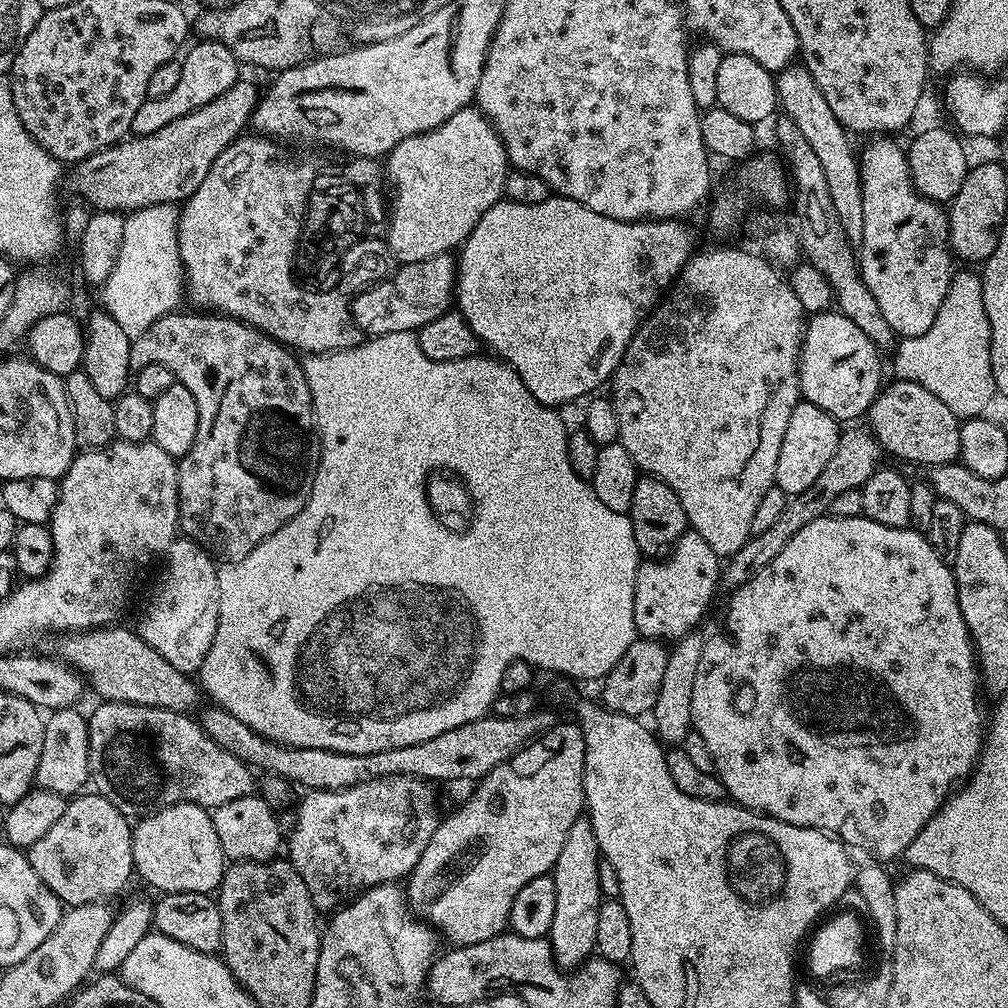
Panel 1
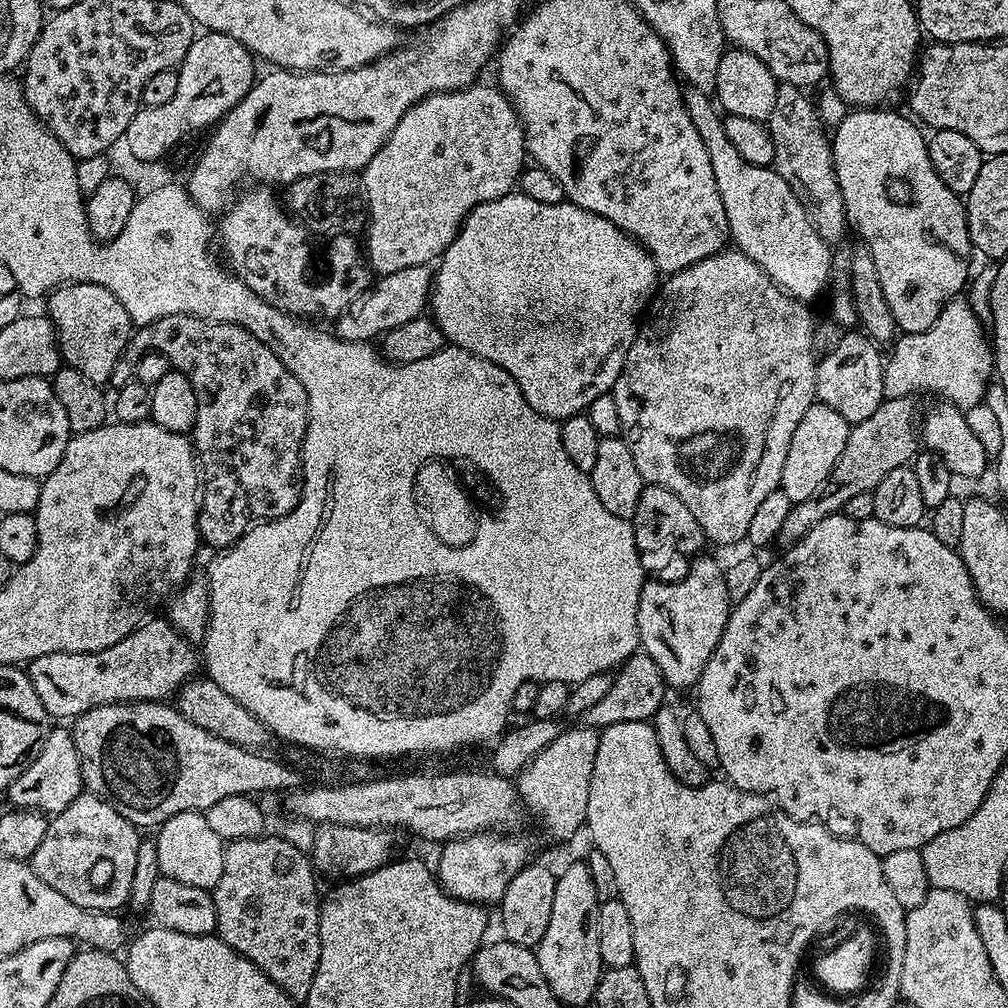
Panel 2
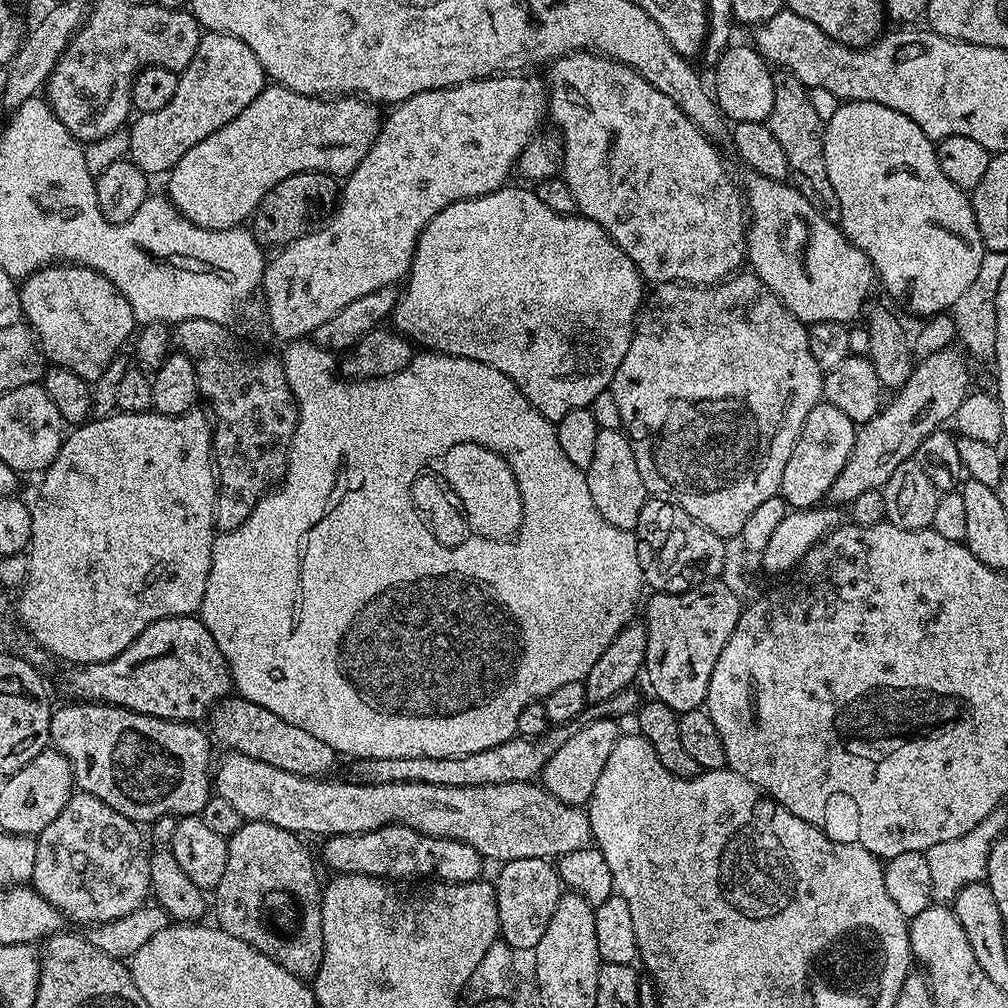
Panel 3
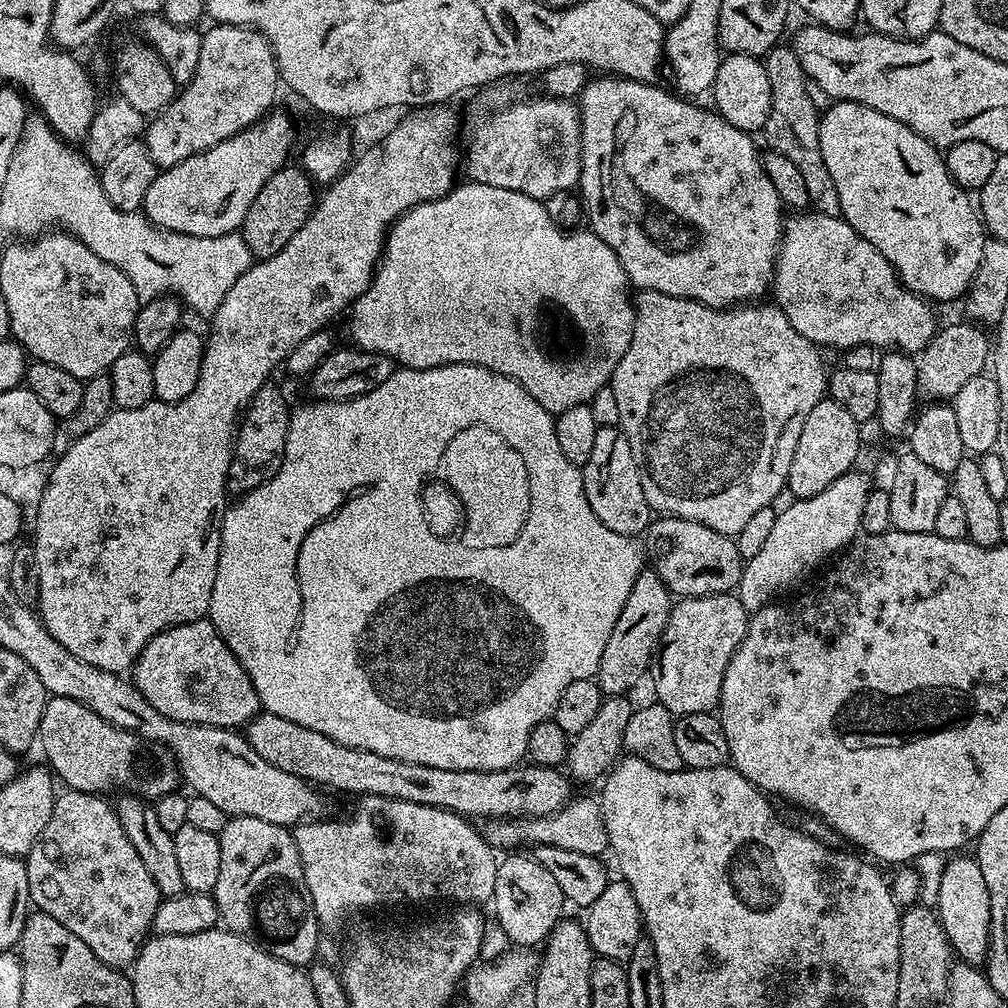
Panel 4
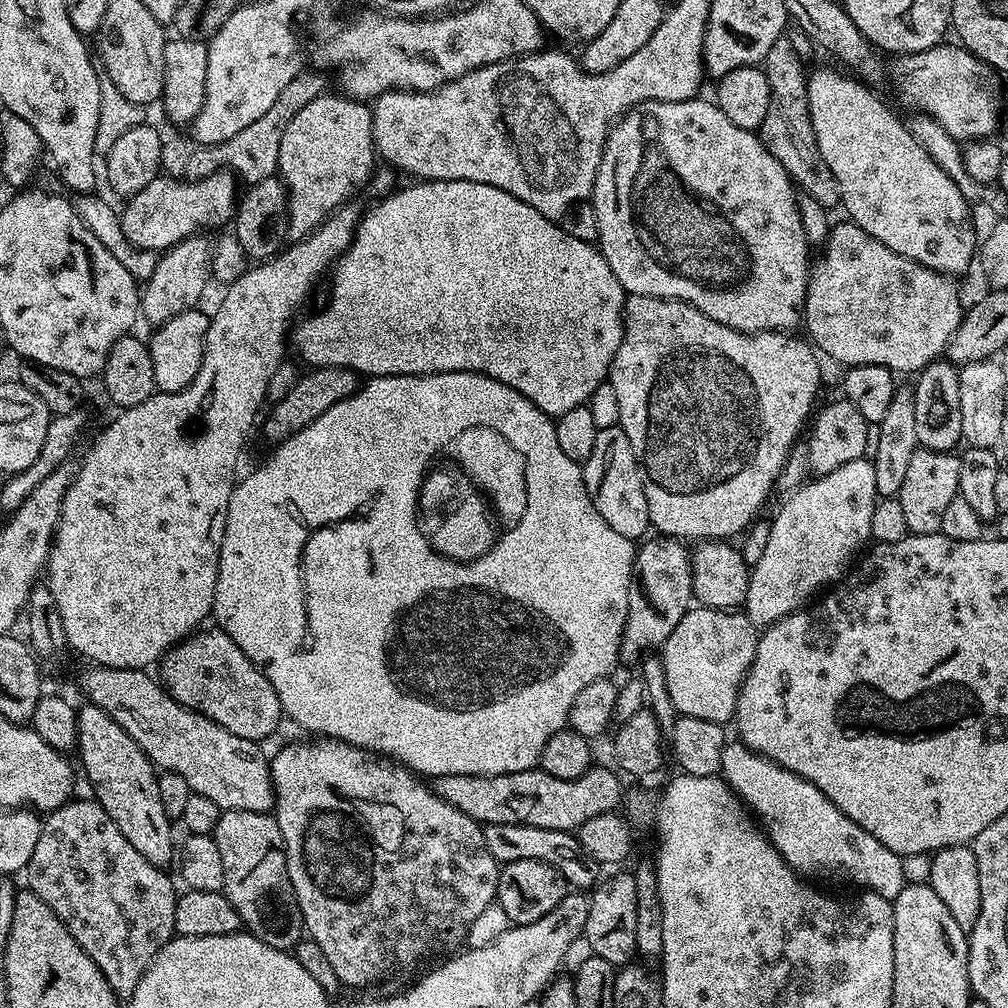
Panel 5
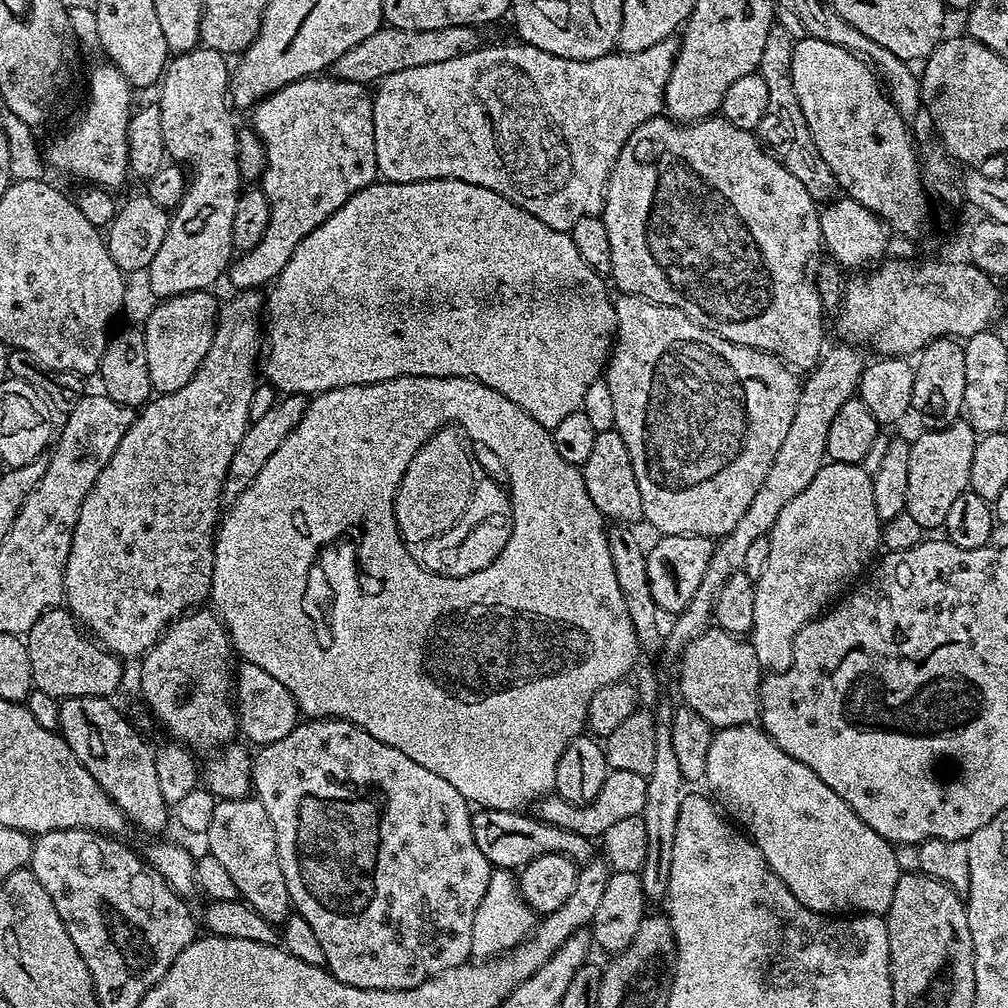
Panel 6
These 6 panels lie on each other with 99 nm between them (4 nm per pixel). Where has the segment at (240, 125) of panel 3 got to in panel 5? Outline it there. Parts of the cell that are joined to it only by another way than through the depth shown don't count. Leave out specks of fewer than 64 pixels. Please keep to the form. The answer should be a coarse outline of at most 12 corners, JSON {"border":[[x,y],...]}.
{"border":[[161,174],[127,197],[122,234],[163,253],[233,219],[237,177]]}

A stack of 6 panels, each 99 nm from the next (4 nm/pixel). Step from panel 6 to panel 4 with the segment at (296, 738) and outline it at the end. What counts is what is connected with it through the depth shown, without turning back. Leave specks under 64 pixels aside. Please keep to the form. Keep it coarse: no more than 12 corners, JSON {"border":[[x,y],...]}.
{"border":[[362,796],[294,828],[325,933],[351,912],[484,906],[471,819]]}

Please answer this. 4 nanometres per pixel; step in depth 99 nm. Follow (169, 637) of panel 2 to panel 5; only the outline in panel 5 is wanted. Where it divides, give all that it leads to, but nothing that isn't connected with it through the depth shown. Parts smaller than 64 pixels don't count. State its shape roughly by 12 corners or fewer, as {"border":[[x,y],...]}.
{"border":[[197,631],[159,661],[165,692],[264,742],[274,686],[228,635]]}

